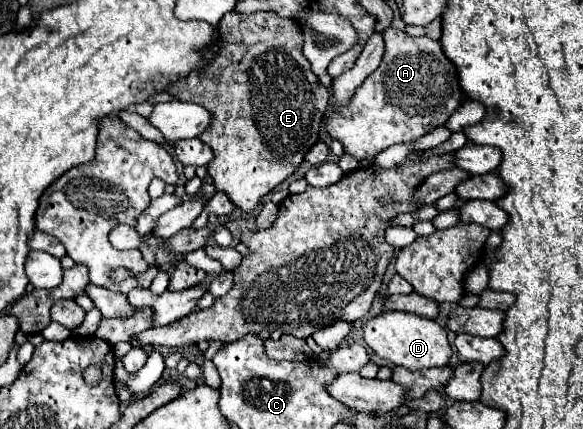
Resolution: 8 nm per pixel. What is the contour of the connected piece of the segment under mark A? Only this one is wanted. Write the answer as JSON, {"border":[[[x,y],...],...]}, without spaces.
{"border":[[[387,27],[381,35],[385,43],[381,65],[355,91],[349,107],[333,113],[325,125],[327,133],[343,143],[345,153],[359,161],[373,159],[395,143],[423,137],[429,129],[443,125],[463,103],[457,69],[443,55],[437,41],[407,37],[393,27]]]}

